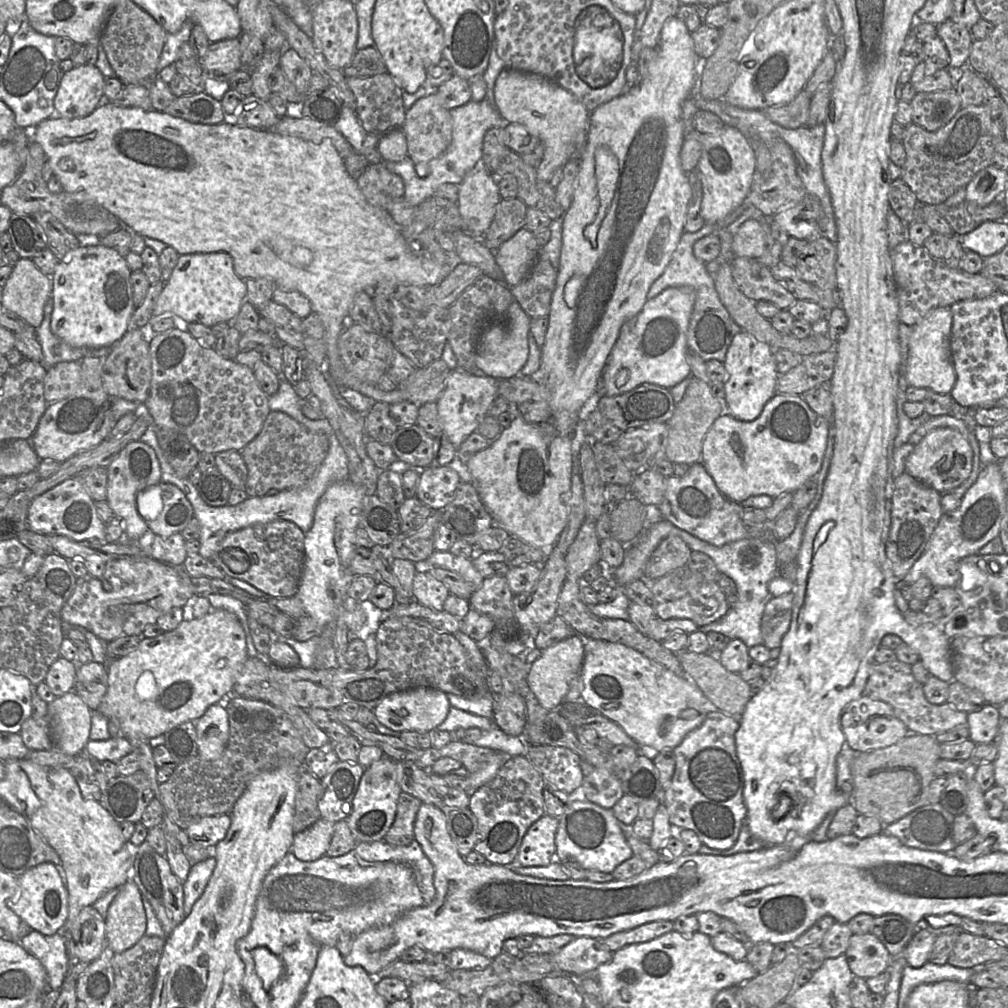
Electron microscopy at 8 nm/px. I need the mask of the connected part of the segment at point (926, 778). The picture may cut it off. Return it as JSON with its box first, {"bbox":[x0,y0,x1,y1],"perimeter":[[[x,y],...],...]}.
{"bbox":[851,733,940,825],"perimeter":[[[909,733],[891,746],[856,753],[851,762],[851,804],[858,814],[875,816],[887,825],[926,805],[928,788],[935,778],[934,767],[940,758],[939,746],[935,736]]]}

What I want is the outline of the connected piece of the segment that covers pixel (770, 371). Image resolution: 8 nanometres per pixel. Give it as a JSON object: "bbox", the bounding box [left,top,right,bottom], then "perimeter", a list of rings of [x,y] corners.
{"bbox":[723,330,778,421],"perimeter":[[[741,330],[733,337],[723,364],[726,371],[725,410],[741,421],[755,420],[765,404],[777,393],[778,371],[773,349],[753,334]]]}

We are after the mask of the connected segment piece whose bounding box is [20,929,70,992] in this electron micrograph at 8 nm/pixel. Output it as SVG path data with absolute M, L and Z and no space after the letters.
M63 929L51 936L33 931L20 940L20 943L45 968L48 986L59 992L70 967Z

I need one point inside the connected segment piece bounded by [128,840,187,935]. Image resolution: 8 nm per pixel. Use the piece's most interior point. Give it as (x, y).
(150, 872)

